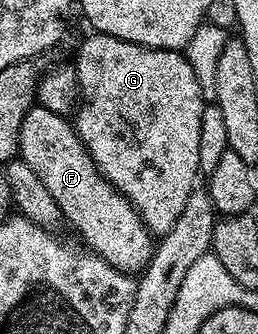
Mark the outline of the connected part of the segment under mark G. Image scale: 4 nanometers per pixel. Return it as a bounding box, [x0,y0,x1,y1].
[74,33,206,236]

